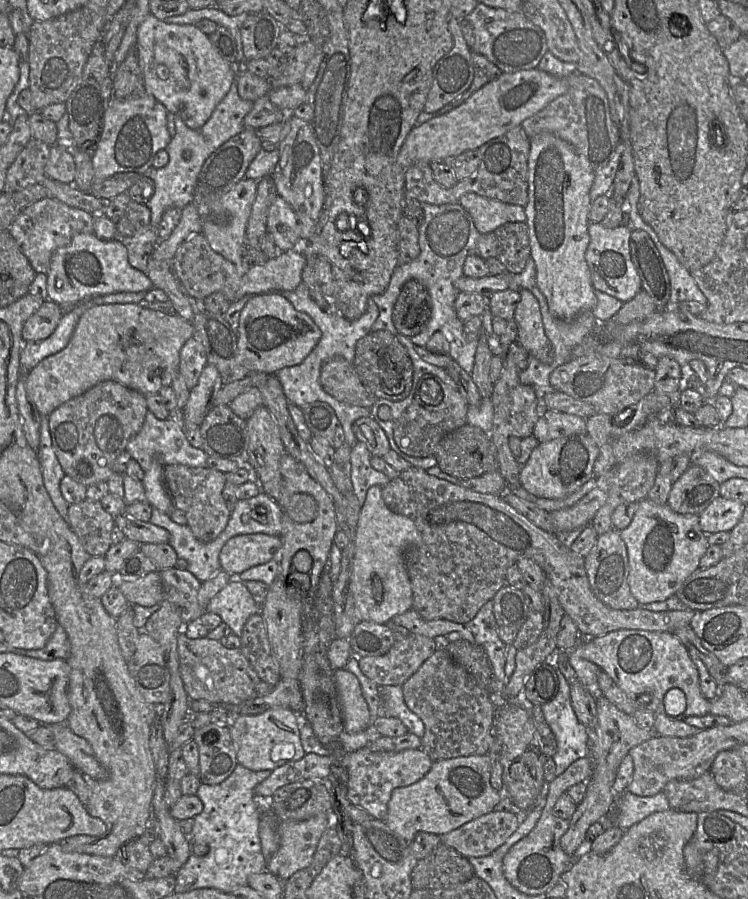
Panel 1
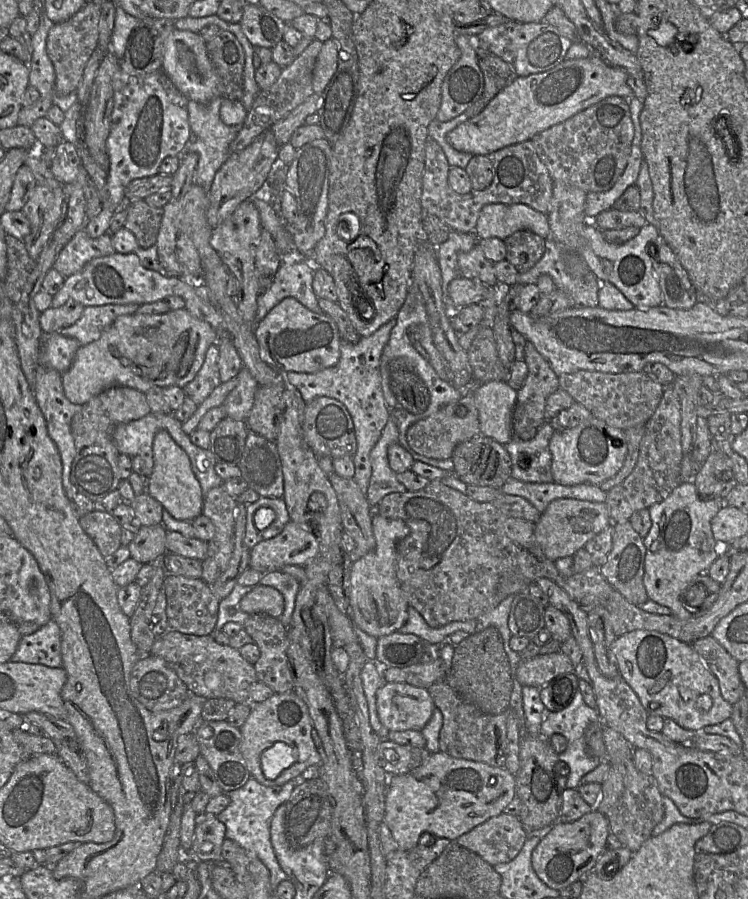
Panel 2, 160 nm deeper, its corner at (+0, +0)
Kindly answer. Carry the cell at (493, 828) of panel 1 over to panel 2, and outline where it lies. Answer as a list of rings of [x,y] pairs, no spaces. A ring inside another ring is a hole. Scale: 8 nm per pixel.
[[[501,813],[462,834],[454,842],[495,866],[512,861],[527,837],[528,832],[517,816]]]

